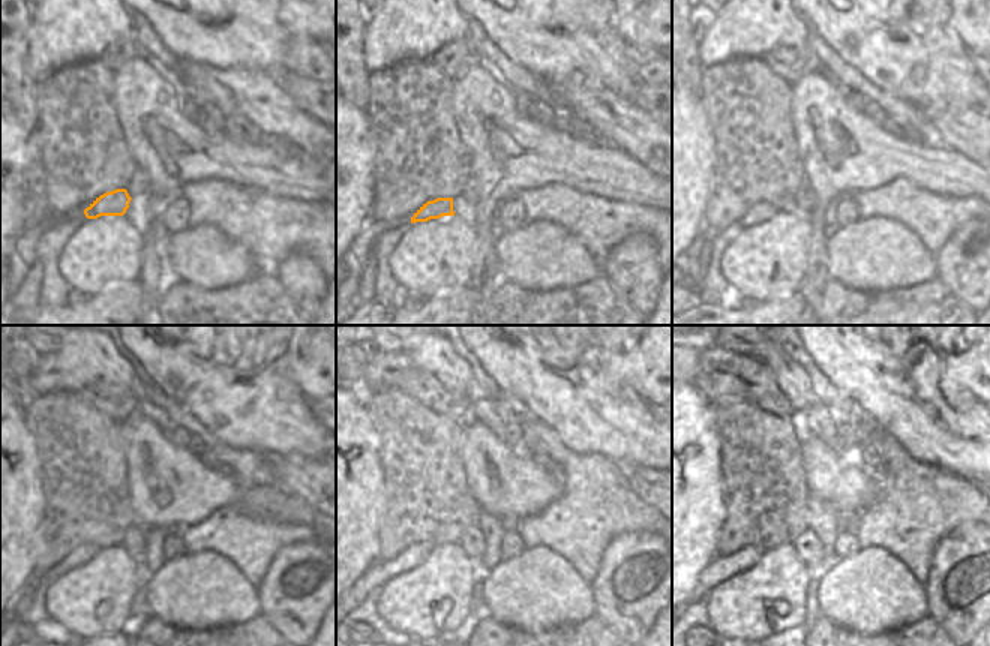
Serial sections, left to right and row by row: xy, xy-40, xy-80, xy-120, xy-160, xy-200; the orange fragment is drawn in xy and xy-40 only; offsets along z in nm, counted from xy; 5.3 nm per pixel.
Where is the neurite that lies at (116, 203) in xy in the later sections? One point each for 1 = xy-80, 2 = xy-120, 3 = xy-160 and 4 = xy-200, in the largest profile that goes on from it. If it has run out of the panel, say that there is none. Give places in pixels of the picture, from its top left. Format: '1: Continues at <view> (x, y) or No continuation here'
1: Continues at xy-80 (761, 212)
2: Continues at xy-120 (83, 553)
3: Continues at xy-160 (381, 571)
4: Continues at xy-200 (723, 567).

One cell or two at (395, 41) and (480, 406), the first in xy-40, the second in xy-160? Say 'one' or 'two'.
two

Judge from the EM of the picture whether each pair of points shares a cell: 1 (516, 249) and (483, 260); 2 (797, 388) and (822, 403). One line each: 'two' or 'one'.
1: two
2: two

